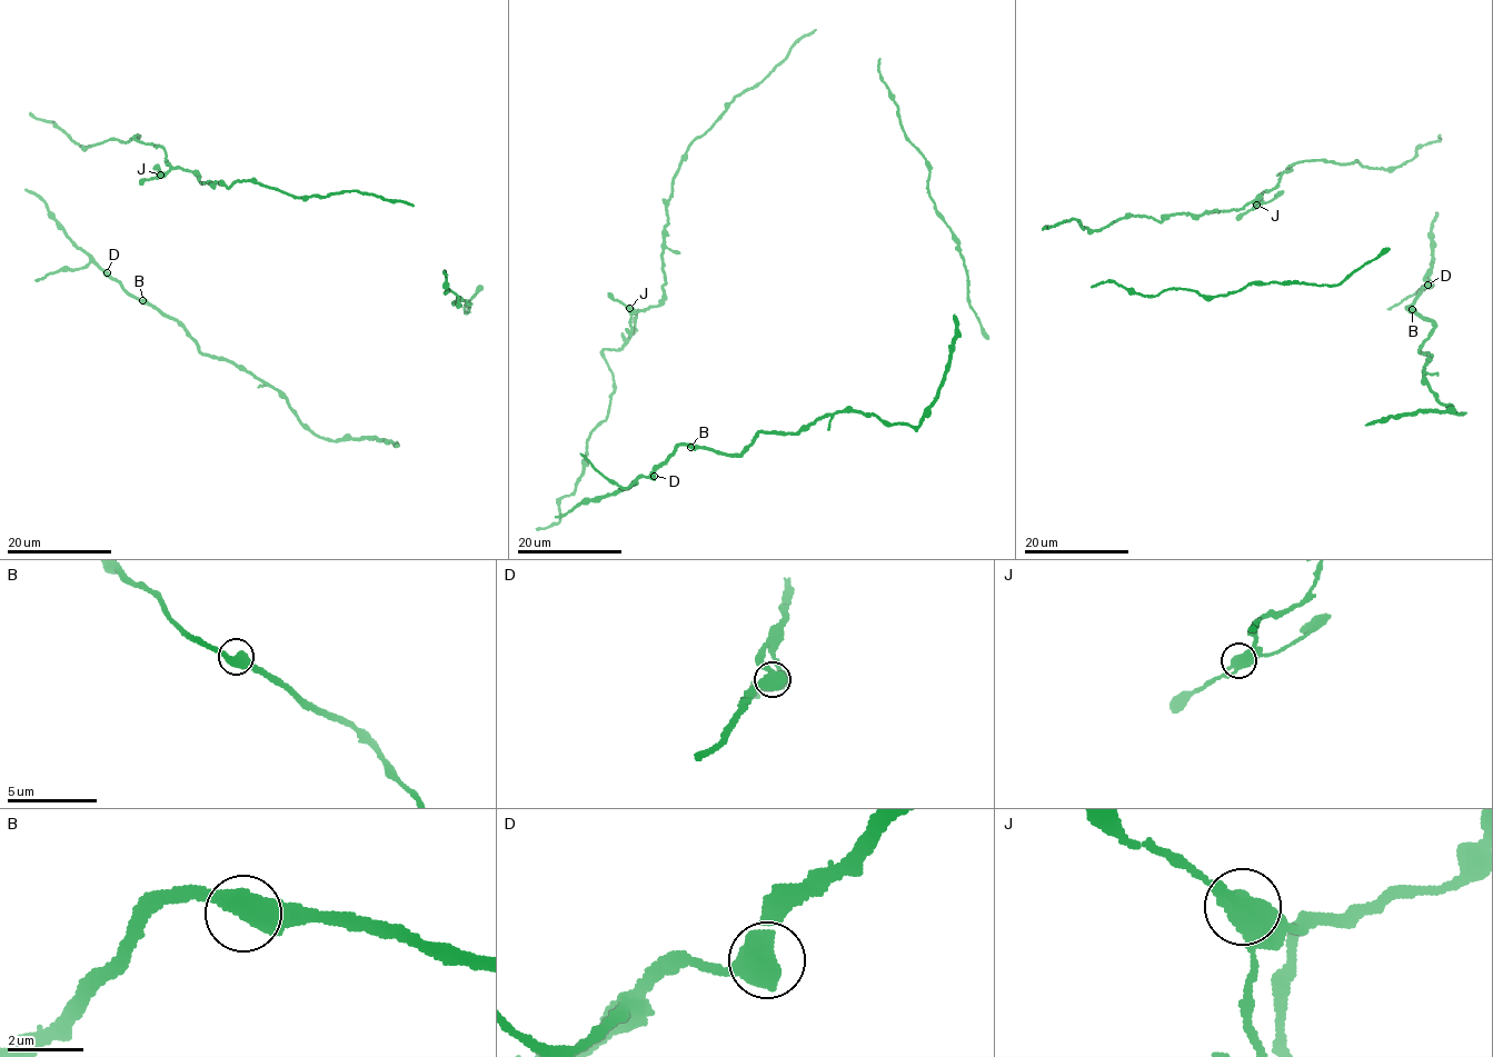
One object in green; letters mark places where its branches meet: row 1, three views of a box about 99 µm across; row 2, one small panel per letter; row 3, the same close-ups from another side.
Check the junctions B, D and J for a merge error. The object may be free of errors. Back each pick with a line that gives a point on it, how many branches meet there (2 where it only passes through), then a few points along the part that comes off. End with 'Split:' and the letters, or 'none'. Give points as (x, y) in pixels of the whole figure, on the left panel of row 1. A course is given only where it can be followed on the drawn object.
Split: none

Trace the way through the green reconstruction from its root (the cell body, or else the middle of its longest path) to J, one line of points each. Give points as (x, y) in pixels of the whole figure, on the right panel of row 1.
J: (1276, 185), (1266, 190), (1256, 203)

